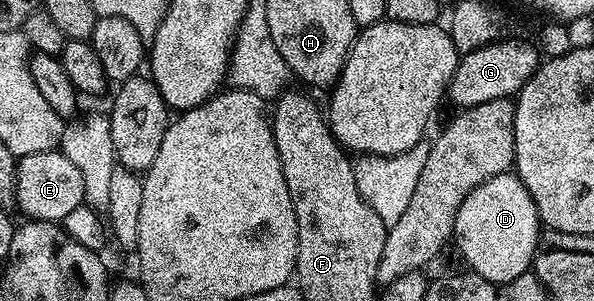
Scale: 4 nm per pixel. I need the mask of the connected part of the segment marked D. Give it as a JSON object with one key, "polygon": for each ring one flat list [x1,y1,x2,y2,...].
{"polygon":[[511,171,498,174,479,184,462,202,456,215,454,244,460,247,464,260,475,275,486,278,495,284,509,284,514,278,525,275,532,267,532,258,536,255,536,246,542,235,542,221,536,212,534,198,526,190,520,177]]}

